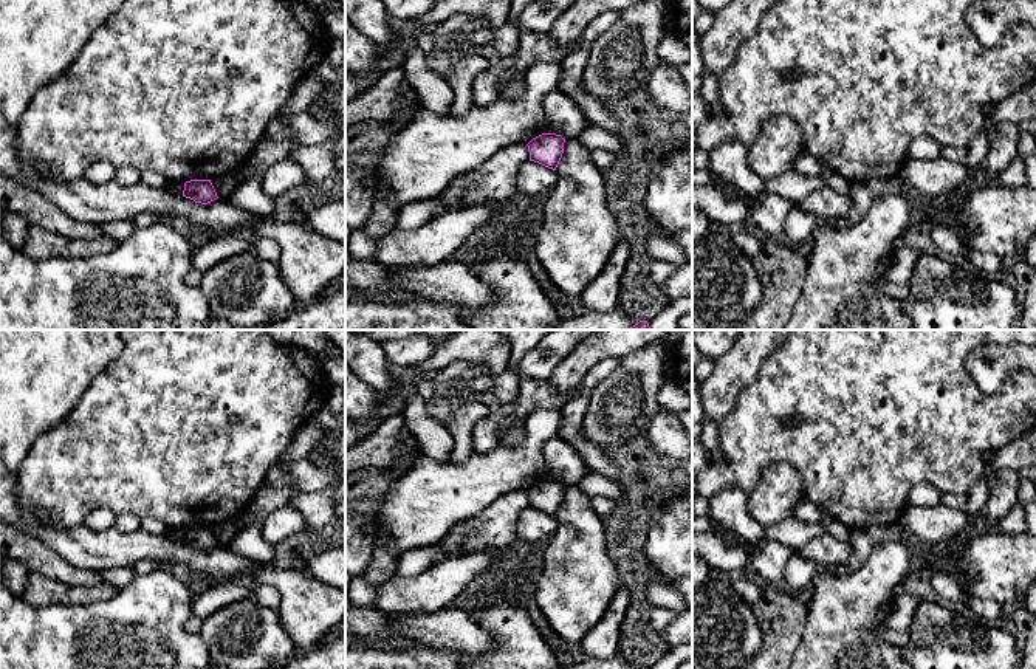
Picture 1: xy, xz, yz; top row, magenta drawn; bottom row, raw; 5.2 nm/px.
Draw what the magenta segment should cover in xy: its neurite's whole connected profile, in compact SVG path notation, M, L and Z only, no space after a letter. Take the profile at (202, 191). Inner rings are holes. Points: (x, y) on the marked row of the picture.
M211 180L186 181L183 197L201 204L208 204L218 198Z

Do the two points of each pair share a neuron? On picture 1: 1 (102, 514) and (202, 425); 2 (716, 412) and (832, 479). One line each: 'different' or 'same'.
1: different
2: different

